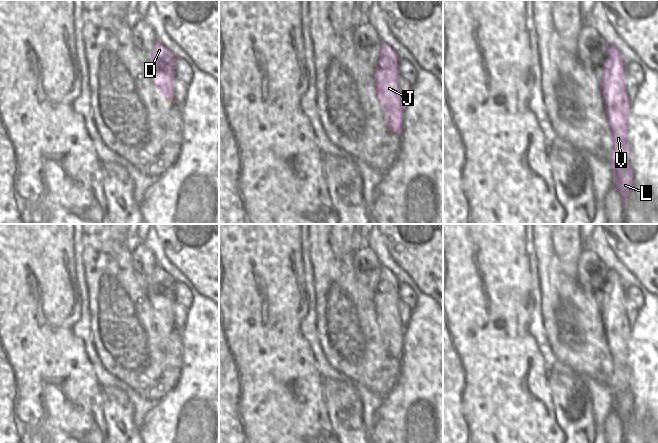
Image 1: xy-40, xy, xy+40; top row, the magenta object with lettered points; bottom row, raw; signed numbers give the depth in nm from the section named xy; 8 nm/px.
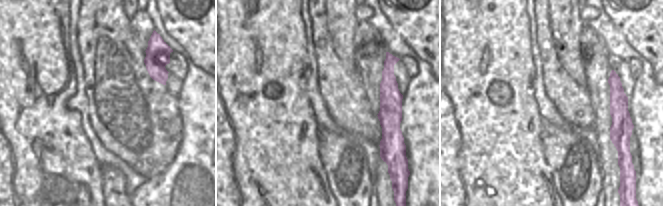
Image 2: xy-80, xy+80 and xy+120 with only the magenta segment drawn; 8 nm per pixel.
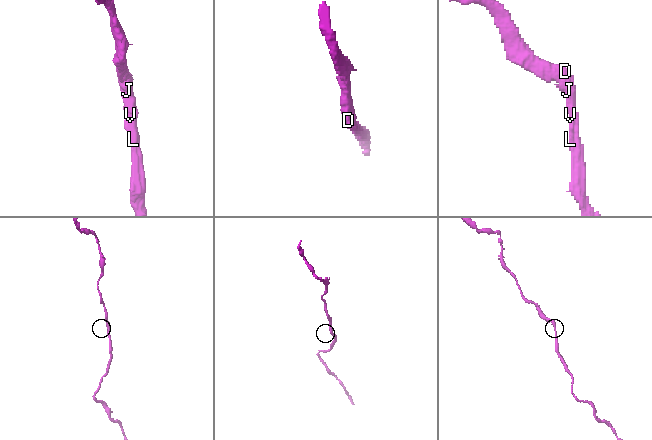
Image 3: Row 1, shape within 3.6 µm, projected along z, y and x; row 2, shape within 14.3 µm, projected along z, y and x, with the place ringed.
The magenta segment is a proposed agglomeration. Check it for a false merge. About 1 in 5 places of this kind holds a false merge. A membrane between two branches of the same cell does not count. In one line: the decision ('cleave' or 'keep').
keep

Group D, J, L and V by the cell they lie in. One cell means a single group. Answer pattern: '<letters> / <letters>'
D J L V

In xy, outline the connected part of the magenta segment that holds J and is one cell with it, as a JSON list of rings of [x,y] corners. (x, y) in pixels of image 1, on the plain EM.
[[[386,267],[381,268],[379,289],[373,296],[377,324],[385,340],[387,350],[396,359],[403,358],[405,327],[401,324],[399,310],[399,282]]]

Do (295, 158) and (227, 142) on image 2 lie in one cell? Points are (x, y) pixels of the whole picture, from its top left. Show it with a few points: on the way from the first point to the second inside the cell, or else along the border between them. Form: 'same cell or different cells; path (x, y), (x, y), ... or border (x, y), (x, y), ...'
same cell; path (278, 158), (244, 158)

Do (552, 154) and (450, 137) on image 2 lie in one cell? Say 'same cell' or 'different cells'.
different cells

